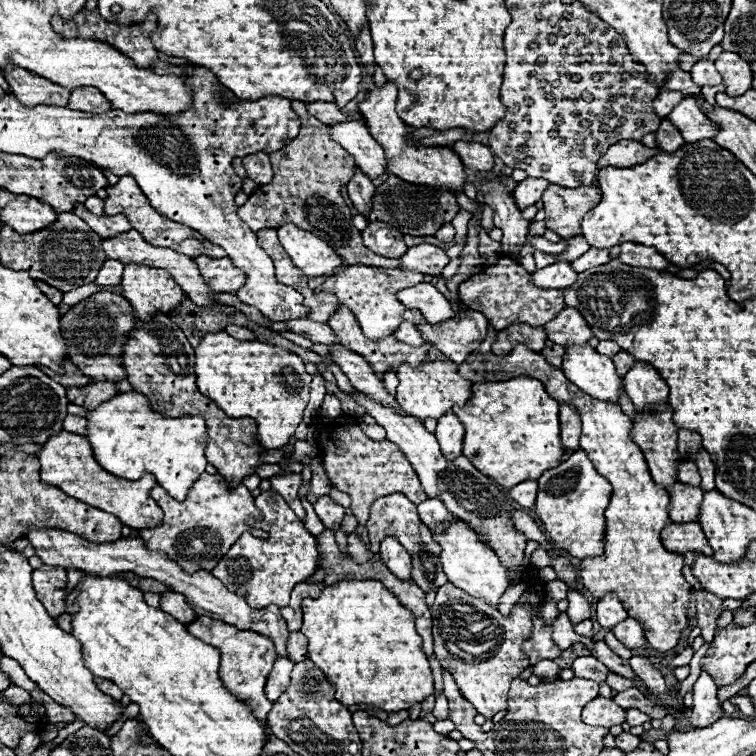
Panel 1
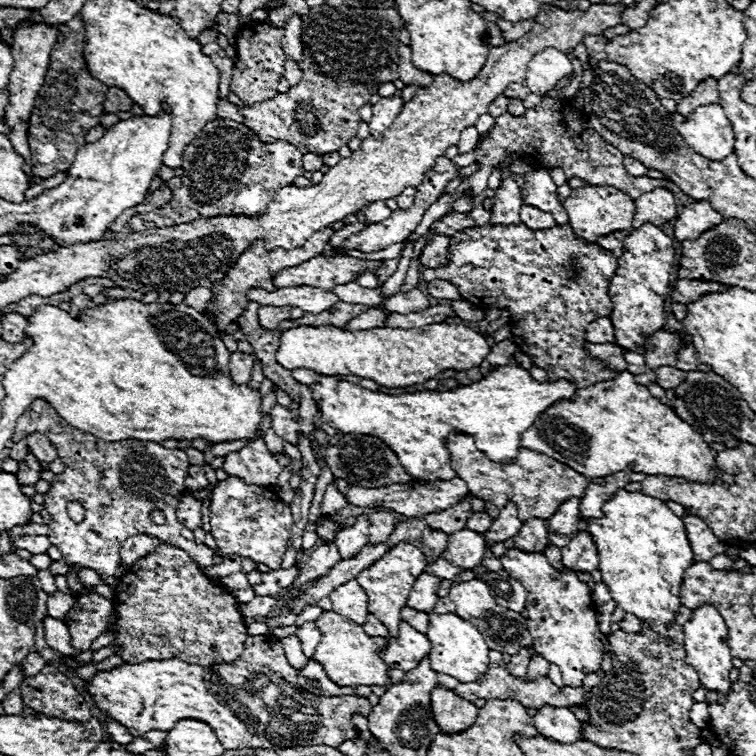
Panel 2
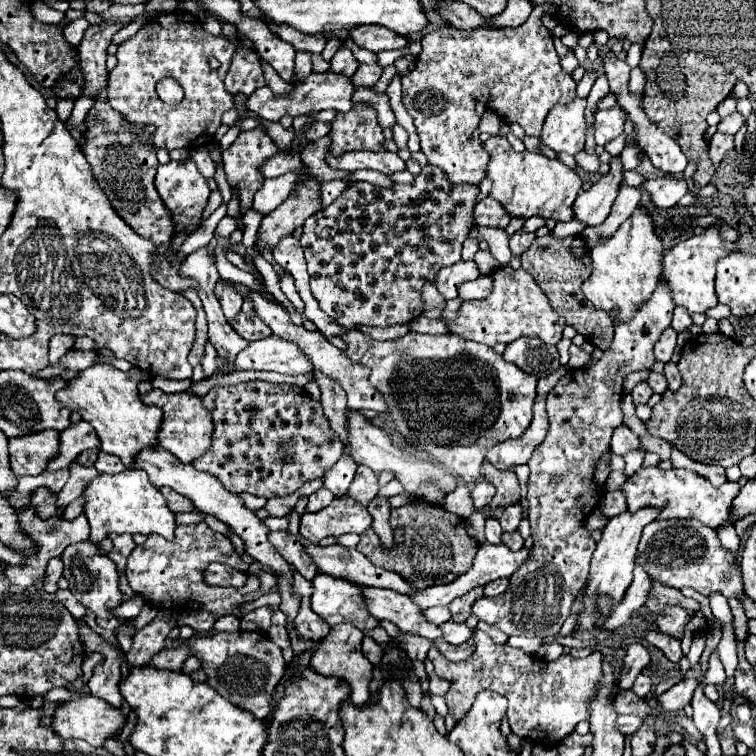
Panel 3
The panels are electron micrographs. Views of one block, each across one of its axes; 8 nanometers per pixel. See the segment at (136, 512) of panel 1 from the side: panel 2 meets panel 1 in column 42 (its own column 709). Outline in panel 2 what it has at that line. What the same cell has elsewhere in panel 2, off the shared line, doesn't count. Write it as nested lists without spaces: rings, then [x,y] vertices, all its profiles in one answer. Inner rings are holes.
[[[628,370],[612,380],[578,390],[572,400],[556,402],[522,434],[520,444],[574,468],[586,478],[624,472],[624,468],[638,462],[638,472],[646,476],[664,474],[688,482],[734,484],[734,476],[716,466],[718,452],[674,410],[656,400],[646,386],[638,386]]]

